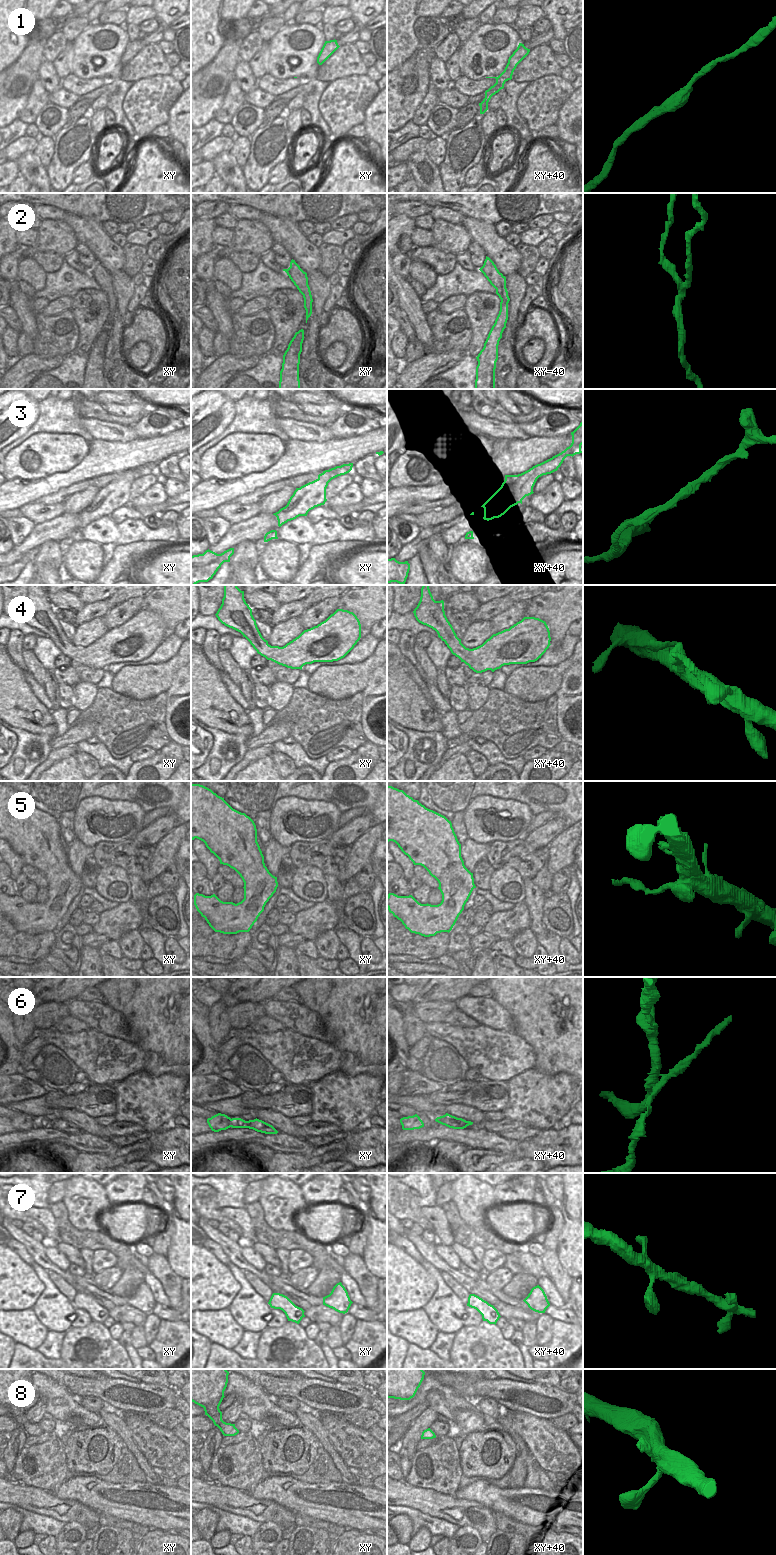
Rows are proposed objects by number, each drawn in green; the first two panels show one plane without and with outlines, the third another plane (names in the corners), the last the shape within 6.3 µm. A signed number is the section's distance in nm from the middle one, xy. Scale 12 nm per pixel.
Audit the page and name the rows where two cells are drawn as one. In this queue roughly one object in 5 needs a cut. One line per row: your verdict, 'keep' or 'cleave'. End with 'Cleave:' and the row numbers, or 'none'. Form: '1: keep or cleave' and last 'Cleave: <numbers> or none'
1: keep
2: cleave
3: keep
4: keep
5: keep
6: cleave
7: keep
8: keep
Cleave: 2, 6

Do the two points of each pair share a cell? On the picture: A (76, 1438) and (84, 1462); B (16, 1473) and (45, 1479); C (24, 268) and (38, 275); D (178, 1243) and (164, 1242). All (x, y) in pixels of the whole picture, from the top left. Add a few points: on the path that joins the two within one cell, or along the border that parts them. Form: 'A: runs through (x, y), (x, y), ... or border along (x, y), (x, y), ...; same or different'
A: runs through (76, 1444), (84, 1453), (84, 1456); same
B: runs through (23, 1473), (38, 1475); same
C: runs through (27, 268), (35, 275); same
D: border along (169, 1218), (173, 1225), (173, 1233), (166, 1256); different

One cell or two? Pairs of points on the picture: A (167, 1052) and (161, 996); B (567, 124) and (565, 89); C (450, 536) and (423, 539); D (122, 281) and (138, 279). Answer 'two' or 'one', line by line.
A: one
B: two
C: one
D: two

